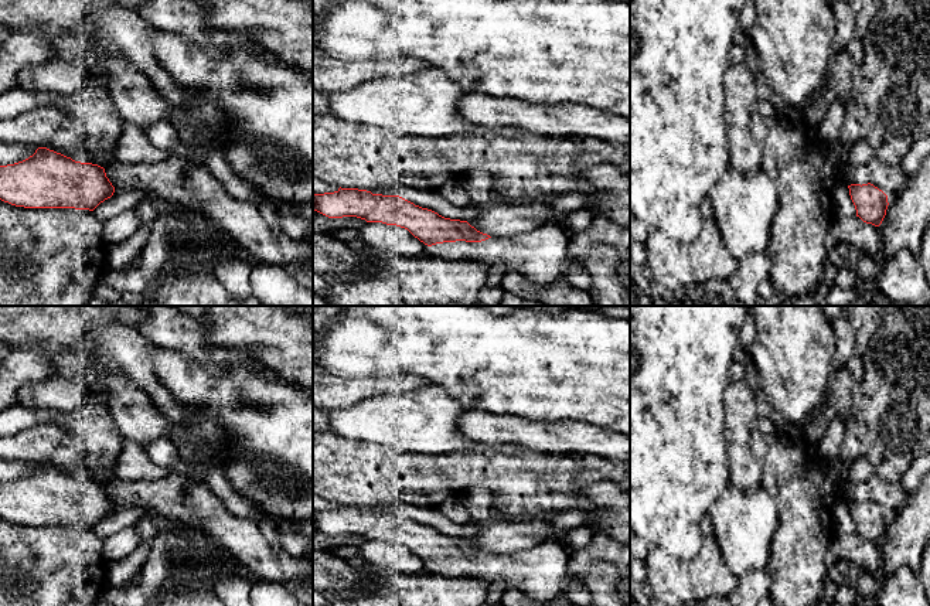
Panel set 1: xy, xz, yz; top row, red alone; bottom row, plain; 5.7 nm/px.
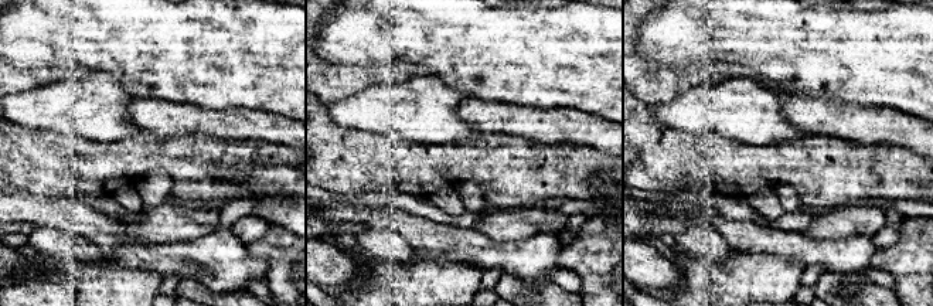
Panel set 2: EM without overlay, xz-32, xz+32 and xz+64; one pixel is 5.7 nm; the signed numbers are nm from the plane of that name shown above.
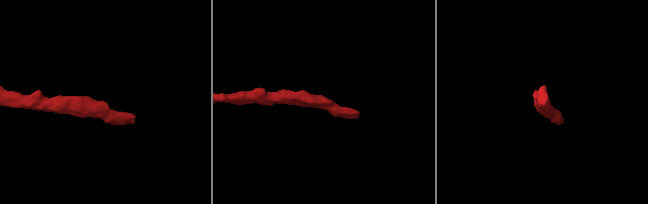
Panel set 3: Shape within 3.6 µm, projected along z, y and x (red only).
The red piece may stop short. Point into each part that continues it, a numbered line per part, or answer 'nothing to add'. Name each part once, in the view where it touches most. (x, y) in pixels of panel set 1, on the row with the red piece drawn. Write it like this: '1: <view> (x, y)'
1: xz (542, 255)

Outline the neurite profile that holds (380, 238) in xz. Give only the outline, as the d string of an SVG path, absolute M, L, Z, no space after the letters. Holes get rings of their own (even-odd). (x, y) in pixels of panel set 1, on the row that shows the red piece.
M367 222L357 229L357 239L365 244L367 252L391 253L399 258L423 256L429 246L408 229L382 222Z

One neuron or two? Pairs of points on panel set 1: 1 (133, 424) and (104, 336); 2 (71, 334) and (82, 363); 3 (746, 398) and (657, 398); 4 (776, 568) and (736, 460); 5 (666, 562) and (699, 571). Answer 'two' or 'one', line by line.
1: two
2: two
3: two
4: two
5: one

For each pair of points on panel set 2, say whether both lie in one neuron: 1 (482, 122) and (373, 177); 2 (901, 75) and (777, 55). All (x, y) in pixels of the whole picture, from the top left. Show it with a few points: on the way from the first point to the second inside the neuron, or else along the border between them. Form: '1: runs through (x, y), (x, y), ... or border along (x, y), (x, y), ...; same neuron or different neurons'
1: border along (480, 132), (513, 135); different neurons
2: runs through (869, 58), (858, 55), (809, 55); same neuron

